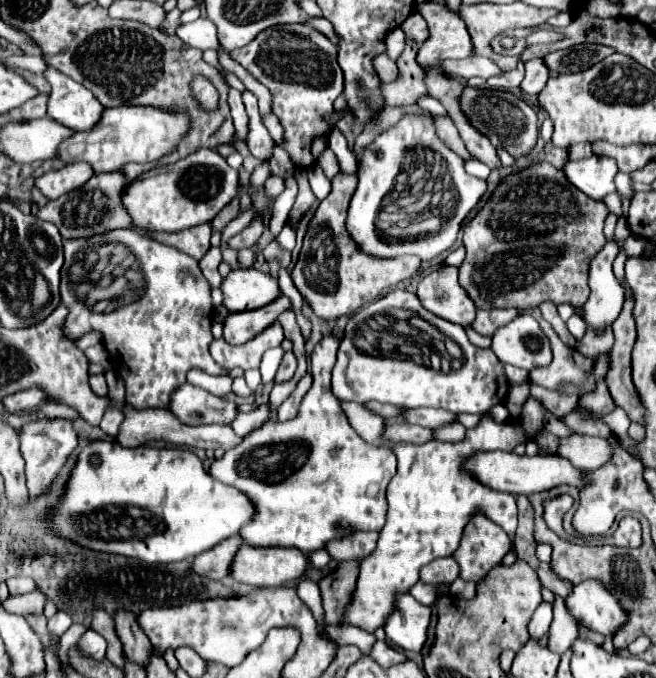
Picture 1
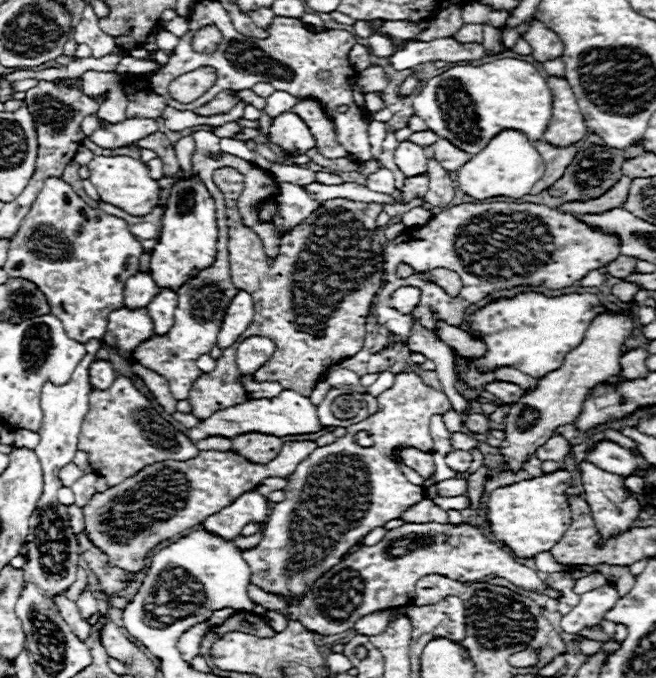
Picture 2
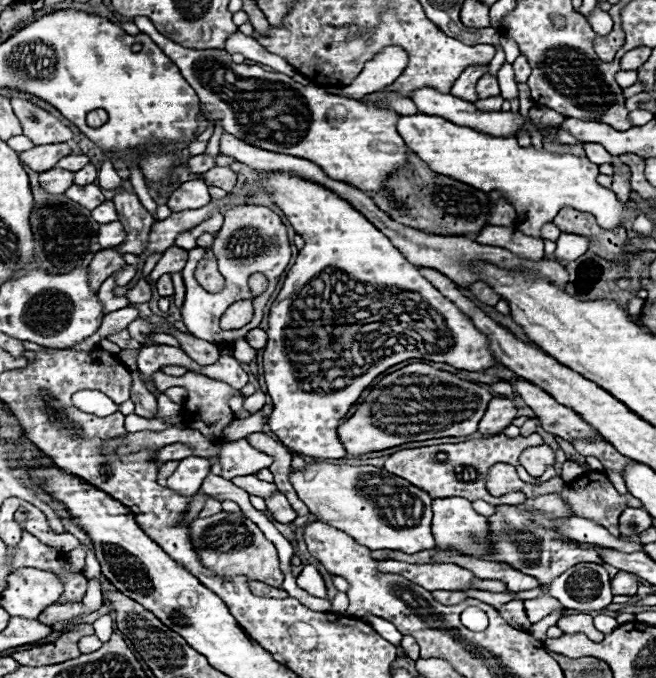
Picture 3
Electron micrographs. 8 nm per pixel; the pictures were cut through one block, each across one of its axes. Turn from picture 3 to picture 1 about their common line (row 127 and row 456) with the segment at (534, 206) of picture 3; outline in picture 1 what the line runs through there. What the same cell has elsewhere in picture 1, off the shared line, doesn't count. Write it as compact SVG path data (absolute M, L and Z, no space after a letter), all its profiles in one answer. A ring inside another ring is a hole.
M342 402L342 410L346 412L350 426L364 442L370 442L372 446L390 448L398 458L398 472L392 478L390 488L386 492L386 526L380 530L376 550L360 562L360 574L352 592L352 600L350 604L346 604L340 620L344 626L356 626L368 634L374 634L380 626L386 624L386 620L394 612L396 596L406 594L420 580L420 568L436 558L452 556L456 552L462 538L462 530L476 510L482 510L492 522L504 528L510 540L514 540L518 524L514 496L482 486L474 478L466 476L466 472L460 466L464 458L478 450L510 452L518 442L526 442L526 436L520 426L516 428L510 422L496 424L492 418L484 418L478 424L478 428L466 432L466 442L390 442L384 438L384 418L374 414L370 408L356 402Z

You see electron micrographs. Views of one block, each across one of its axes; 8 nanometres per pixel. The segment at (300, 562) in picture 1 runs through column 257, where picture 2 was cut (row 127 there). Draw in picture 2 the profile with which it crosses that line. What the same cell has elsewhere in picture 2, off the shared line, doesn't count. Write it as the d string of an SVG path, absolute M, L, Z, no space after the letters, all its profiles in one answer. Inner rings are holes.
M548 76L550 92L554 96L554 108L550 124L544 132L544 140L554 146L570 146L586 136L586 124L576 104L574 92L564 78Z

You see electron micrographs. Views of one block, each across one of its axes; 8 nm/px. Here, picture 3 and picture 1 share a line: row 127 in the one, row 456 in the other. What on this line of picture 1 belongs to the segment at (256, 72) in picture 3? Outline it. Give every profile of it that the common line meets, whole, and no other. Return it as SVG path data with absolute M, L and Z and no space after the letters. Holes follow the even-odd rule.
M328 334L314 346L310 354L310 374L314 382L302 398L296 418L288 422L266 422L254 428L238 446L214 462L214 478L244 492L254 506L252 520L238 532L250 546L290 546L306 554L324 548L328 540L336 538L336 524L352 530L382 530L386 524L386 488L396 474L396 456L392 450L362 442L362 438L354 434L340 400L330 392L330 372L336 362L338 344L340 338Z

